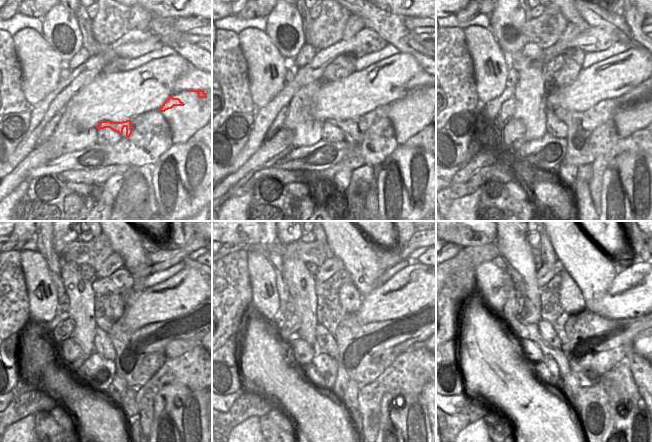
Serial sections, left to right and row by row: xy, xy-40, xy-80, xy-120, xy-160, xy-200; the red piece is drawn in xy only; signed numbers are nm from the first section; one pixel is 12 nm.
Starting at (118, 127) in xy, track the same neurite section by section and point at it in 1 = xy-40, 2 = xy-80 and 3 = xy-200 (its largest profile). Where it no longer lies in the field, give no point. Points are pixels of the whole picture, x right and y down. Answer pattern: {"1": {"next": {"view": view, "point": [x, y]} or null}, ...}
{"1": {"next": {"view": "xy-40", "point": [358, 126]}}, "2": {"next": {"view": "xy-80", "point": [585, 123]}}, "3": {"next": {"view": "xy-200", "point": [594, 344]}}}

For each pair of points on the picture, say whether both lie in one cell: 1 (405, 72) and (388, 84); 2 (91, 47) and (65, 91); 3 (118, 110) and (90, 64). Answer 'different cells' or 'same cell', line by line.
1: same cell
2: different cells
3: different cells

